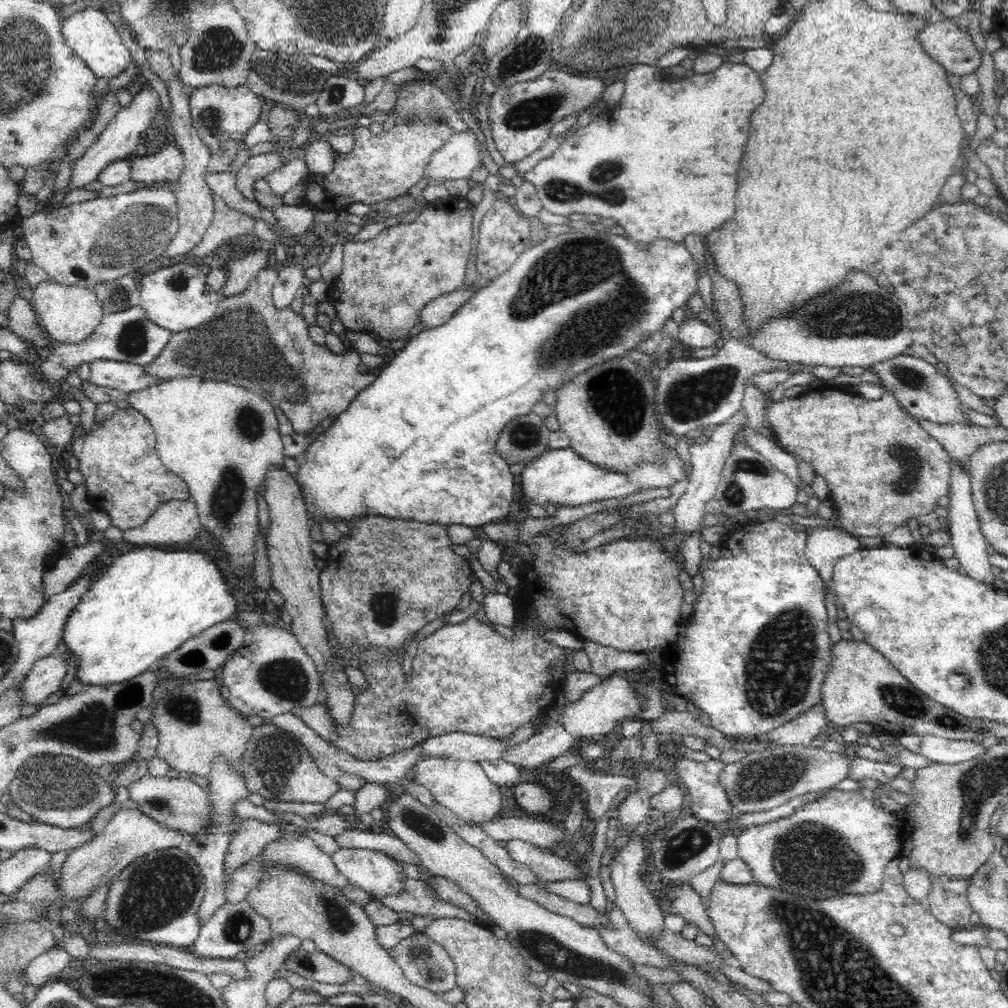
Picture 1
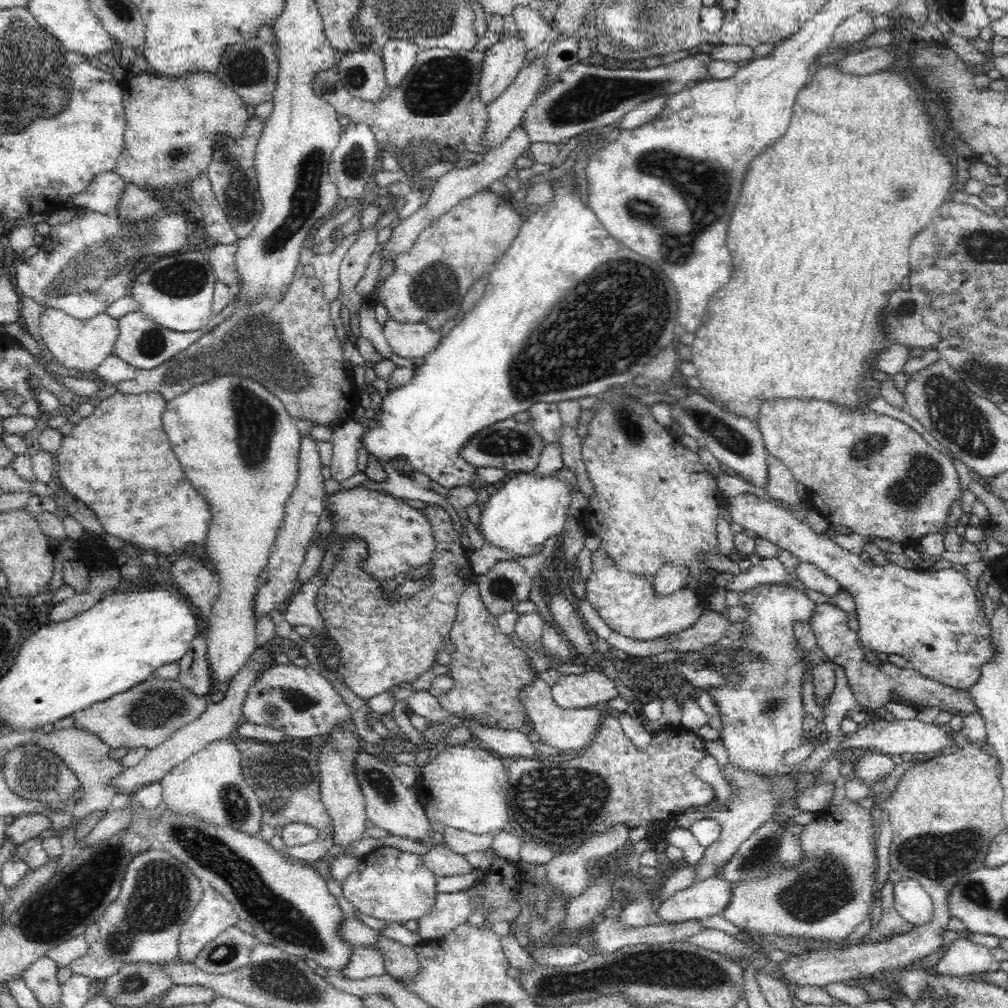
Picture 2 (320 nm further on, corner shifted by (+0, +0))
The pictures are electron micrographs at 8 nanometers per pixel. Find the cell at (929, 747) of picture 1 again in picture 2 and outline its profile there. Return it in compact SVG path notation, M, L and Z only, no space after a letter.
M882 717L869 718L861 729L856 733L850 733L842 740L840 749L863 748L870 751L877 751L884 755L893 754L928 754L948 748L952 742L947 733L935 726L934 723L927 723L919 719L897 719L894 721L884 720Z

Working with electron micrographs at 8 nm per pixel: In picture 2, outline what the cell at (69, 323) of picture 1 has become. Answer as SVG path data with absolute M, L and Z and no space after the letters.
M47 307L41 314L39 331L48 354L47 357L52 357L64 368L95 373L103 359L113 354L115 339L119 333L119 322L105 312L82 321L54 307Z

